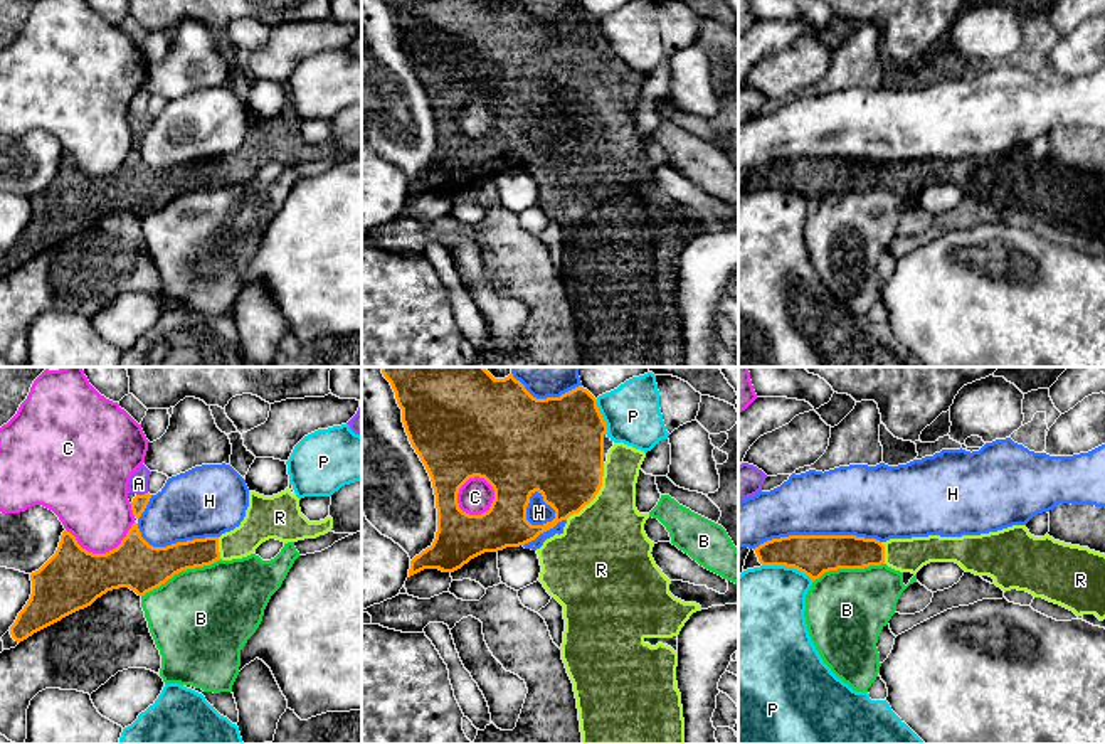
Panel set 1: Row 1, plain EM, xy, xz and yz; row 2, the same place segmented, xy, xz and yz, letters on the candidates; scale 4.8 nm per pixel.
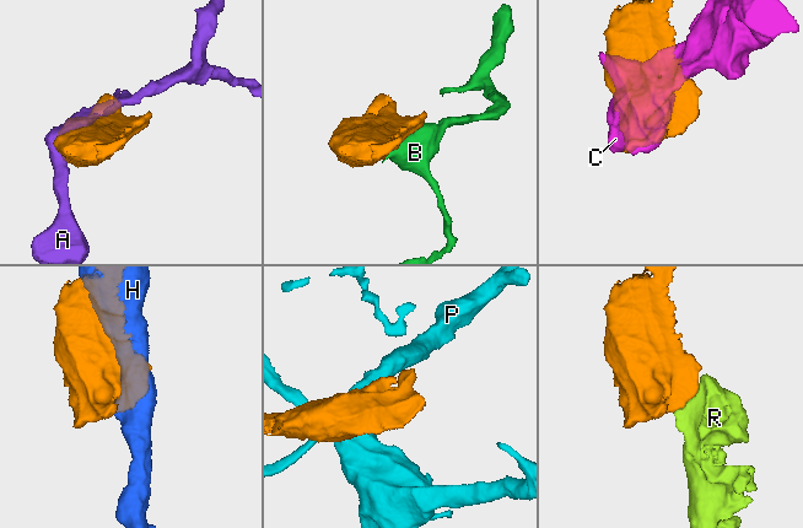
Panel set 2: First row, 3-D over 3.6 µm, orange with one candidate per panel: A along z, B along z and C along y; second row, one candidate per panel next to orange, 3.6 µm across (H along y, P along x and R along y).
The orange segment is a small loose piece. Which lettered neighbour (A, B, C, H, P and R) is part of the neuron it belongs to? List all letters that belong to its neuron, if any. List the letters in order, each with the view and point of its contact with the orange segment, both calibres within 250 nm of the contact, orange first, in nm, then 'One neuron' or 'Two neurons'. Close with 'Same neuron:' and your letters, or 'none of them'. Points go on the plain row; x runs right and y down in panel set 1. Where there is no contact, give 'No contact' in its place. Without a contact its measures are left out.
A: Touches orange at xy (142, 118). Thickness 70 nm (orange) against 100 nm. Two neurons
B: Touches orange at xy (180, 194). Thickness 240 nm (orange) against 480 nm. Two neurons
C: Touches orange at xz (458, 115). Thickness 380 nm (orange) against 170 nm. Two neurons
H: Touches orange at yz (816, 159). Thickness 190 nm (orange) against 340 nm. Two neurons
P: Touches orange at yz (787, 189). Thickness 190 nm (orange) against 400 nm. Two neurons
R: Touches orange at xz (596, 116). Thickness 420 nm (orange) against 400 nm. One neuron
Same neuron: R

